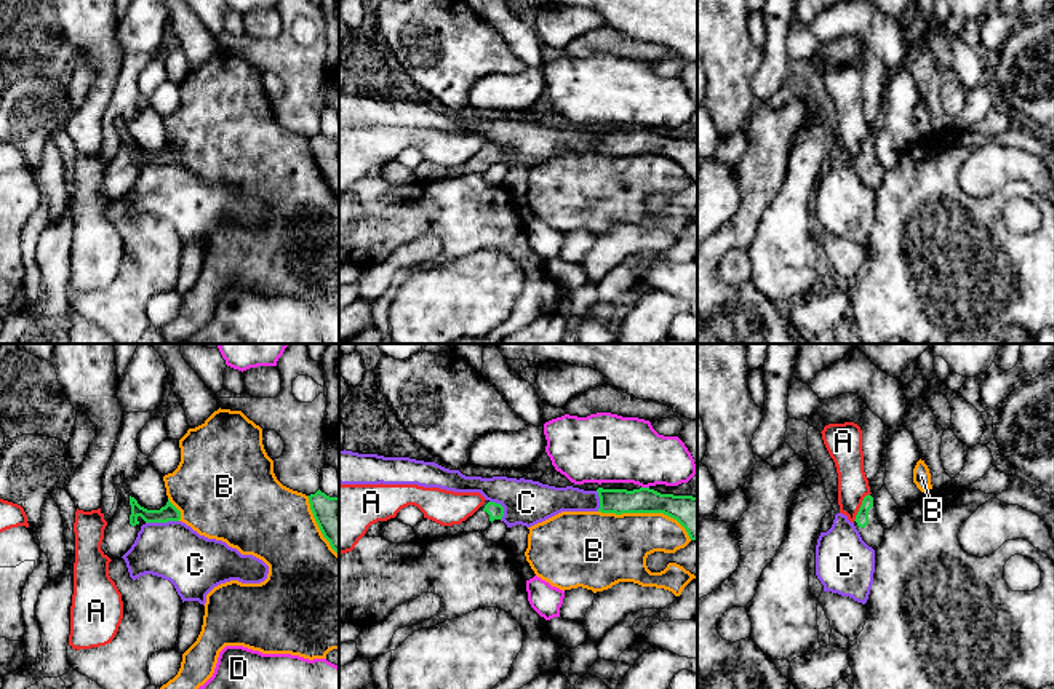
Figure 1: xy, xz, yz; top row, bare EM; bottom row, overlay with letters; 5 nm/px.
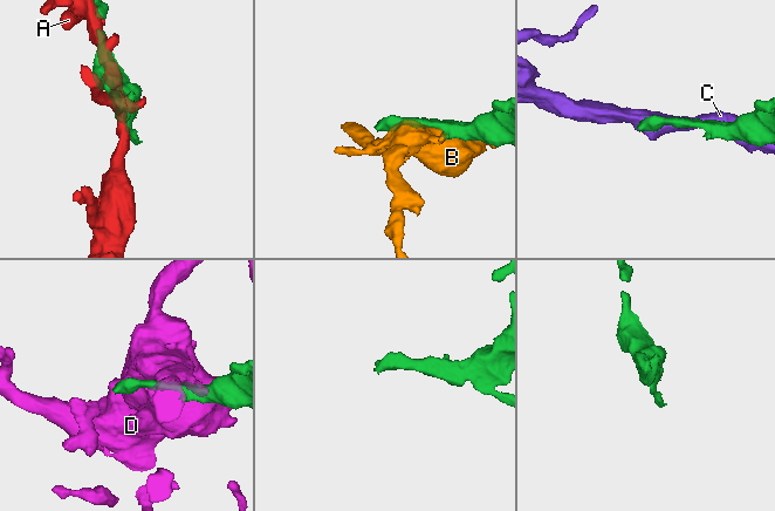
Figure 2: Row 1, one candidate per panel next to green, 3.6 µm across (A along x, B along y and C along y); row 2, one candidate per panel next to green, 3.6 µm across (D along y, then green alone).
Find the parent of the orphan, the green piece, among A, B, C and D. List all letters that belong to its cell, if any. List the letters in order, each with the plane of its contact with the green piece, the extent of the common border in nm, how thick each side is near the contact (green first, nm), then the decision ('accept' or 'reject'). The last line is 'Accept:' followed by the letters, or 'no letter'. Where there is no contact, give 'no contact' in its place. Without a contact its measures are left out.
A: yz | 170 nm | 60/160 nm | reject
B: xz | 500 nm | 180/340 nm | reject
C: xy | 170 nm | 80/300 nm | reject
D: xz | 40 nm | 150/340 nm | reject
Accept: no letter

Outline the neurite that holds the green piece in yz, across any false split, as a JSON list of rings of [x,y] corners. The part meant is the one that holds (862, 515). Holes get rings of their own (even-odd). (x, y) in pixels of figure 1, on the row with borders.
[[[875,494],[864,497],[862,505],[856,515],[854,526],[868,547],[876,550],[881,545],[884,528],[876,516]]]

